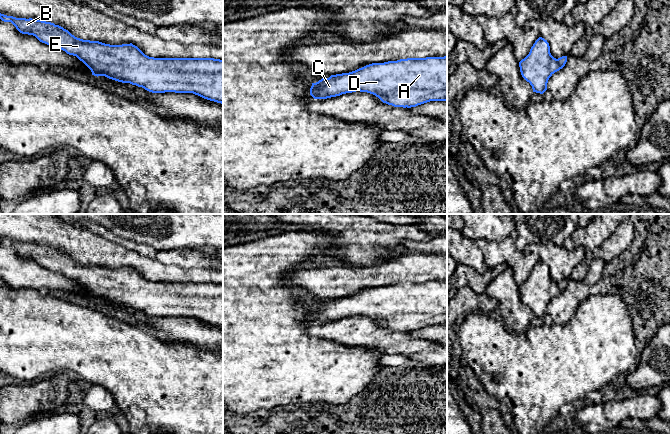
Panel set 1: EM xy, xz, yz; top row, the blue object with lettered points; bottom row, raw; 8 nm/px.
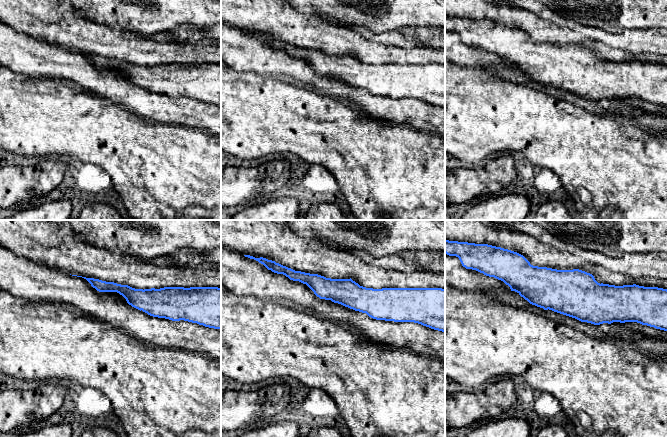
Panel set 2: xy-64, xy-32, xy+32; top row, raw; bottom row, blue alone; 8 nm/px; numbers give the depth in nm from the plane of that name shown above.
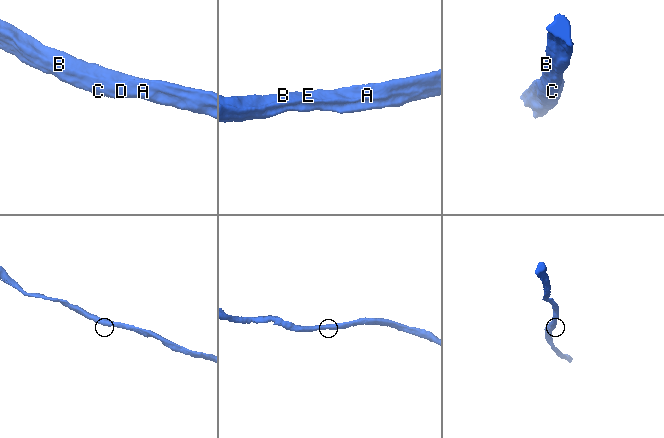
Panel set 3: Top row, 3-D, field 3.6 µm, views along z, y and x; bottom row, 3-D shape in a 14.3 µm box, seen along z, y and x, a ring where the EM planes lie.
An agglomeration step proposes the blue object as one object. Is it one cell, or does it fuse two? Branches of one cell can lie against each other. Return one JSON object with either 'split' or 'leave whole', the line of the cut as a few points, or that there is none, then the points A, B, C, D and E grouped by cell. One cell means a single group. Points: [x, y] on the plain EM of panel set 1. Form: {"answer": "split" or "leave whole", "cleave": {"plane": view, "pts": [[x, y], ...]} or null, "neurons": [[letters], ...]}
{"answer": "leave whole", "cleave": null, "neurons": [["A", "B", "C", "D", "E"]]}

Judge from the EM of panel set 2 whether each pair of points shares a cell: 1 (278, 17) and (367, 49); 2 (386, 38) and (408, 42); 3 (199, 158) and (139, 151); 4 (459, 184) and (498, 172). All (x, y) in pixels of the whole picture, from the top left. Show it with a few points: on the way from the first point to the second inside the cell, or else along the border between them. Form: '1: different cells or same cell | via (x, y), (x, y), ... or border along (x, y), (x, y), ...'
1: same cell | via (300, 29), (345, 41)
2: same cell | via (391, 38), (403, 40)
3: same cell | via (184, 158), (154, 158)
4: same cell | via (469, 184), (488, 178)

